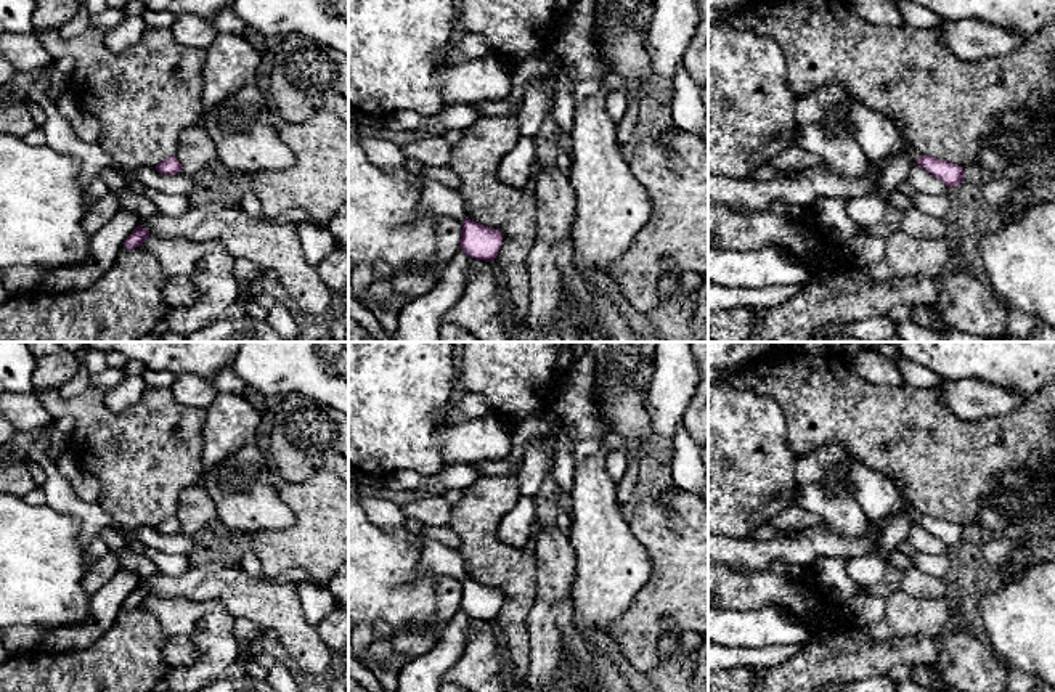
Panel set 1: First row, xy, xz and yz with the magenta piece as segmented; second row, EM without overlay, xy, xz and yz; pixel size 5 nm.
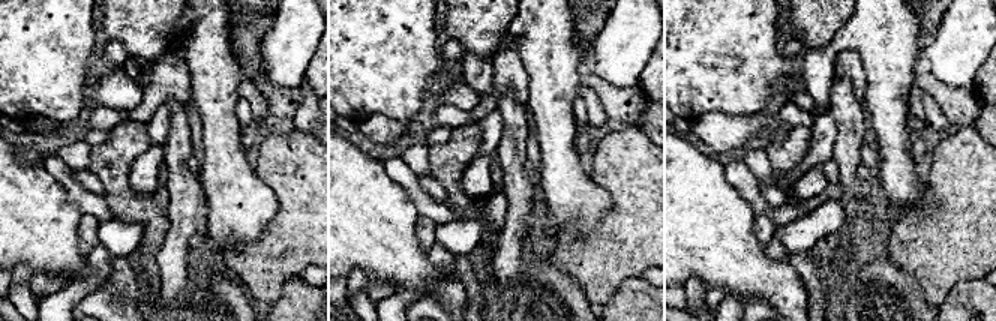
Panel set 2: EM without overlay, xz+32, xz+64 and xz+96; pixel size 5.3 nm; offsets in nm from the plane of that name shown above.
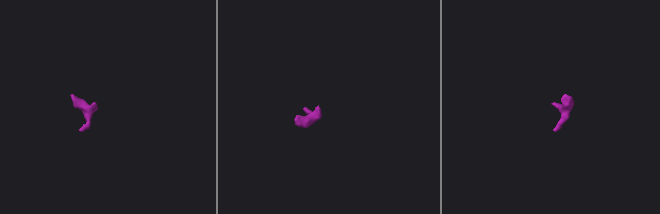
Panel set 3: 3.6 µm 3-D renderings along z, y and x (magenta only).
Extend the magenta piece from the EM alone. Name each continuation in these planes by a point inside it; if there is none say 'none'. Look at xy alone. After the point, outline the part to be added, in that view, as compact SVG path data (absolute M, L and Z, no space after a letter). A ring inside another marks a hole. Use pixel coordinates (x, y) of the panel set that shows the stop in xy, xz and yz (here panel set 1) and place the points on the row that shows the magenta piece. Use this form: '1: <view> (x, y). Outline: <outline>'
none

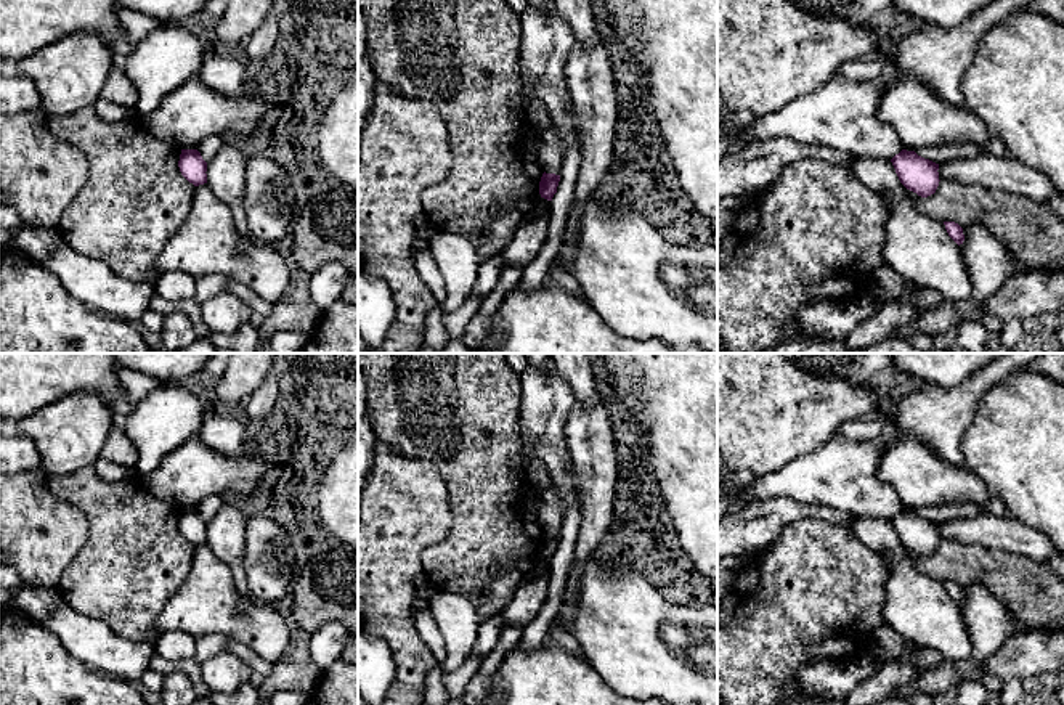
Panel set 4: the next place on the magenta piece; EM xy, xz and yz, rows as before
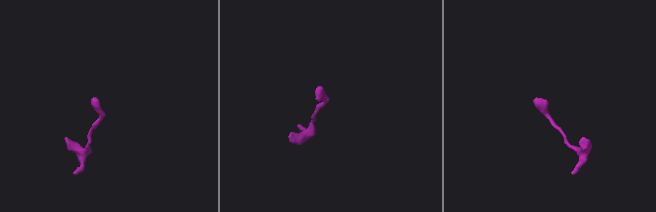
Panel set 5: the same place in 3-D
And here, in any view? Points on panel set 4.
none

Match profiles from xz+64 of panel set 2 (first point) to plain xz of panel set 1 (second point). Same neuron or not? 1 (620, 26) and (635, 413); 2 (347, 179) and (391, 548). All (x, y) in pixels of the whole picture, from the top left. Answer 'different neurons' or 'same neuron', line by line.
1: different neurons
2: same neuron

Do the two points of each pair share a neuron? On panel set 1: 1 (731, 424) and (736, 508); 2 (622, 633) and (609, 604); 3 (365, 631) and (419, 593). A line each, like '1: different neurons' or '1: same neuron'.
1: same neuron
2: different neurons
3: different neurons

